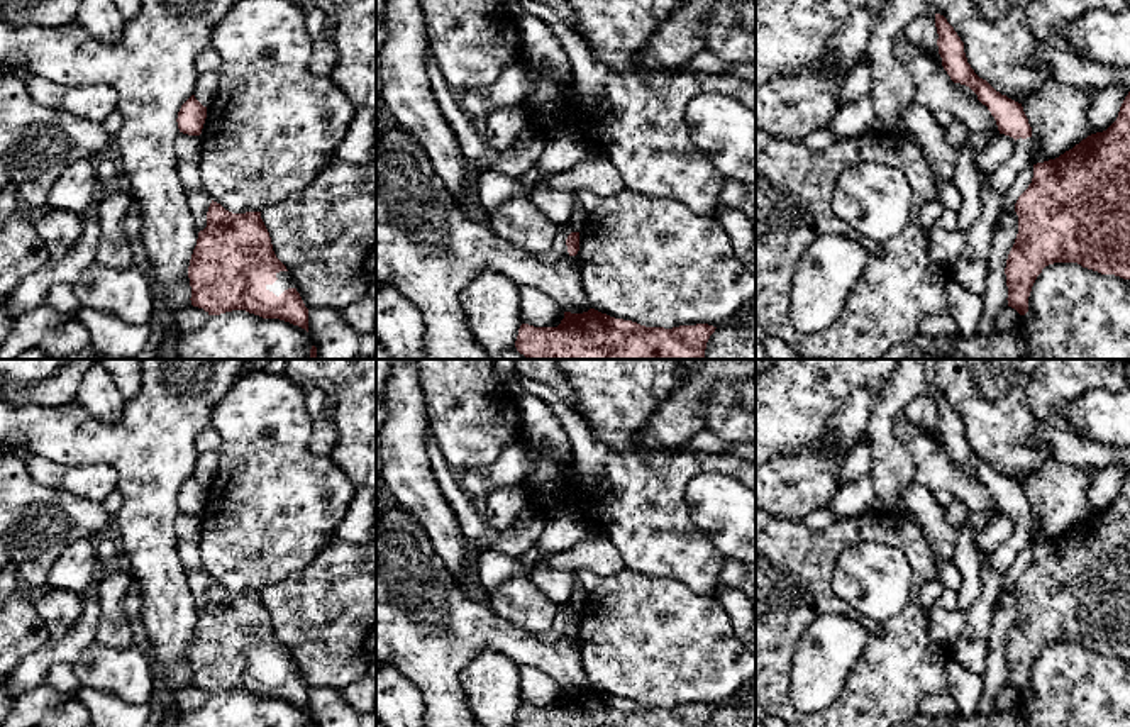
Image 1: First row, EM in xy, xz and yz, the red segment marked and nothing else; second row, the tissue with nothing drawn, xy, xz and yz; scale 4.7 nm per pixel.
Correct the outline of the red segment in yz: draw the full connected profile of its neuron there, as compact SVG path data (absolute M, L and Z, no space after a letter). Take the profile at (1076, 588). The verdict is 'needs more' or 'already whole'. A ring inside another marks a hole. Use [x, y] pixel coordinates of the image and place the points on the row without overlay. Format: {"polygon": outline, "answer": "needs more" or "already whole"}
{"polygon": "M1130 471L1116 500L1103 512L1083 519L1055 539L1033 544L1033 558L1015 583L1018 613L1006 639L1008 686L1028 691L1028 676L1042 649L1054 642L1077 642L1101 654L1130 659Z", "answer": "already whole"}

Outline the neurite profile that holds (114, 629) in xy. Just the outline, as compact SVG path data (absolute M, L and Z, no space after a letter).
M112 571L98 574L93 586L102 607L102 619L97 629L97 642L115 649L134 644L132 629L124 612L124 597L132 581L132 573Z

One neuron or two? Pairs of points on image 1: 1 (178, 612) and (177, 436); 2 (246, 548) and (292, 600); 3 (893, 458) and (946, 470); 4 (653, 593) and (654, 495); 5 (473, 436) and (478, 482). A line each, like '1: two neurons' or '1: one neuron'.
1: one neuron
2: two neurons
3: two neurons
4: two neurons
5: two neurons

